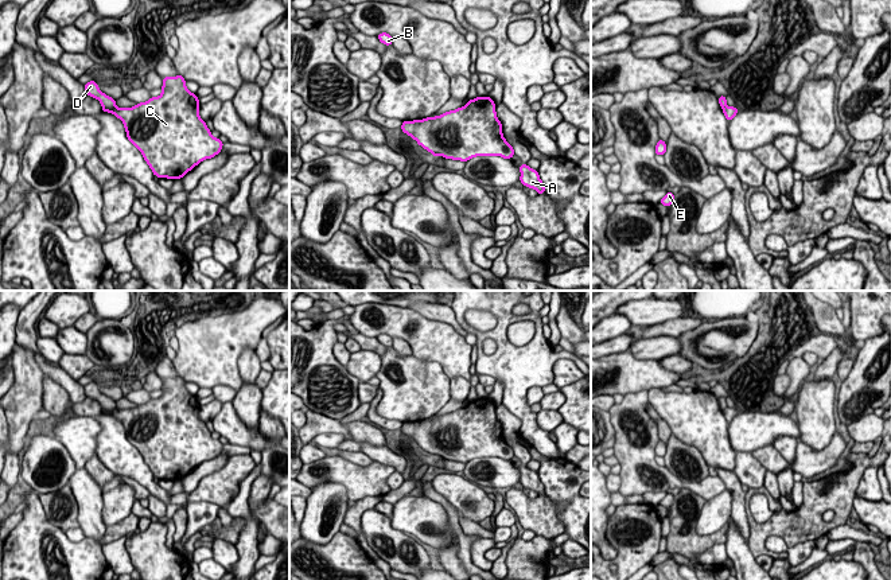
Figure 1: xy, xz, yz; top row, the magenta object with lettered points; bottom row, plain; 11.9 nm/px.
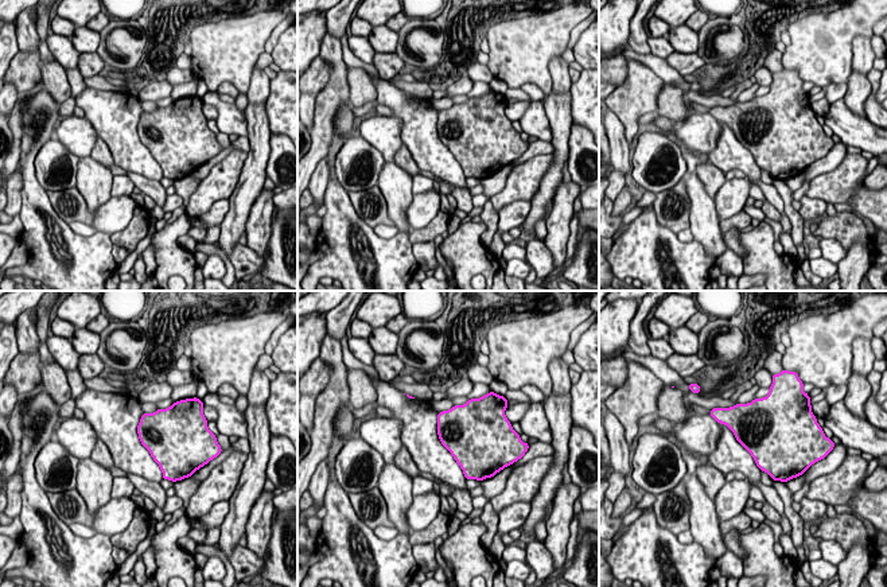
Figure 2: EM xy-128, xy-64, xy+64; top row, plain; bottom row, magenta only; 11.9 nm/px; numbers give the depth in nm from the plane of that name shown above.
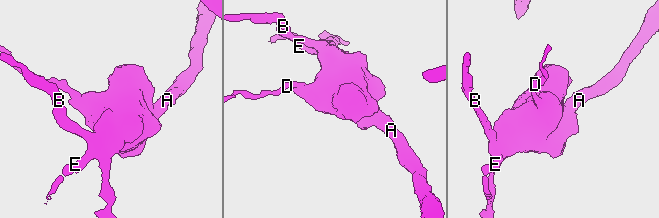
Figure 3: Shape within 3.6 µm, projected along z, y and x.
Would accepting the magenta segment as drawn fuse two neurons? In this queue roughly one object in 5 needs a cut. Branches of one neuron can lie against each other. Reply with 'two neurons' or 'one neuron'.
two neurons

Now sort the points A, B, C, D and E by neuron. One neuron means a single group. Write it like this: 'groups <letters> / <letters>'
groups A B C E / D

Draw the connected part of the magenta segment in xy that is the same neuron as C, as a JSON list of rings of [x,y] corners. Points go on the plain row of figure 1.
[[[178,375],[163,379],[159,398],[132,409],[101,412],[122,423],[128,441],[141,454],[155,478],[175,482],[223,448],[199,419],[199,408],[199,400]]]

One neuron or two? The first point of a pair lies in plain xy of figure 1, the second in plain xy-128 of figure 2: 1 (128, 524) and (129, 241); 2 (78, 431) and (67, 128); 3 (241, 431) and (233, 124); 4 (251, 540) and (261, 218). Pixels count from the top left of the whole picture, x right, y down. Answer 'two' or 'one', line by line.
1: one
2: one
3: one
4: one

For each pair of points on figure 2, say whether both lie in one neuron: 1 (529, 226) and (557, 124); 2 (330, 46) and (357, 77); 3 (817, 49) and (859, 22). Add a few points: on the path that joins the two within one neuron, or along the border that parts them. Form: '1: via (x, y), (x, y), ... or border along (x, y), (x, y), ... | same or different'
1: via (540, 201), (553, 178), (560, 150) | same
2: border along (347, 66), (349, 100) | different
3: via (828, 38), (848, 23) | same

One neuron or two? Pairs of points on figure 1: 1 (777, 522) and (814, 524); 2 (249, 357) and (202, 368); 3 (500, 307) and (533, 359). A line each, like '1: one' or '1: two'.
1: one
2: two
3: one

